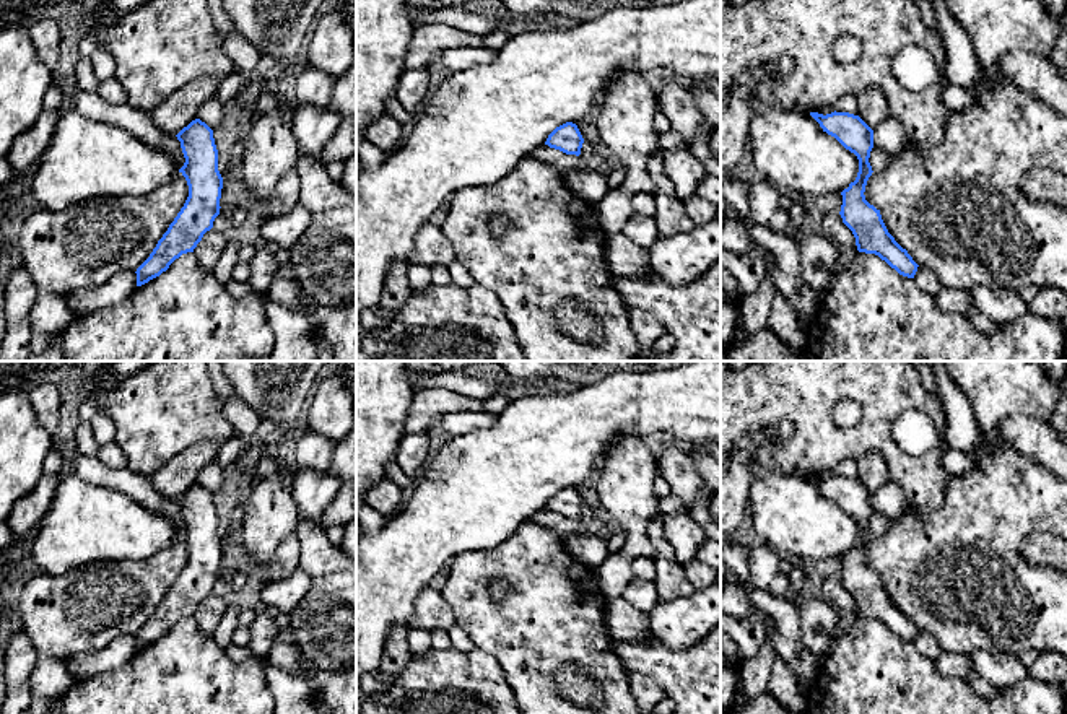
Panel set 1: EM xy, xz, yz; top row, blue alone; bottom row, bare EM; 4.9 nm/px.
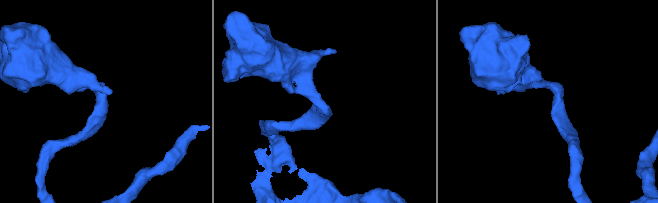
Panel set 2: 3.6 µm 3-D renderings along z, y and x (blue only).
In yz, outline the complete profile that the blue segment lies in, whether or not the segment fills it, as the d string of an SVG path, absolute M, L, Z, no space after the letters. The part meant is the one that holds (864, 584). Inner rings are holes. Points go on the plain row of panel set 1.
M831 477L810 480L820 488L823 496L834 501L846 514L859 524L859 537L854 546L841 556L841 582L852 595L859 616L875 618L885 625L899 639L914 642L917 628L888 597L880 574L865 564L865 550L872 540L869 527L873 512L873 494L859 481L849 477Z

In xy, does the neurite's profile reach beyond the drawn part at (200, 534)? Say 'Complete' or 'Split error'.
Complete

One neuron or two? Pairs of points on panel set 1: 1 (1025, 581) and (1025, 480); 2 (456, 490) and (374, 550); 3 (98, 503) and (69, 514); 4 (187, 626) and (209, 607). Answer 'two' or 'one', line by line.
1: one
2: one
3: one
4: two

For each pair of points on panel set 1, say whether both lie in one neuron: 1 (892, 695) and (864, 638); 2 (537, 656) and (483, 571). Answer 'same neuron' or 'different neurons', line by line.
1: same neuron
2: same neuron

